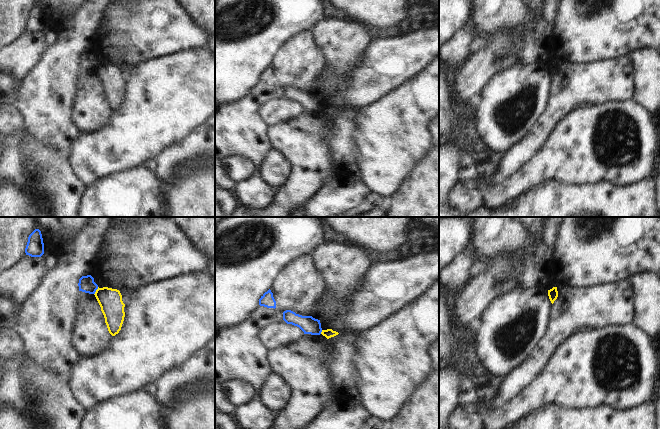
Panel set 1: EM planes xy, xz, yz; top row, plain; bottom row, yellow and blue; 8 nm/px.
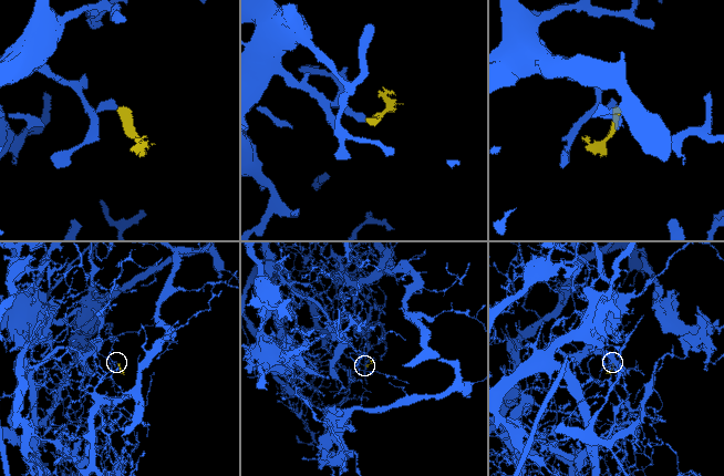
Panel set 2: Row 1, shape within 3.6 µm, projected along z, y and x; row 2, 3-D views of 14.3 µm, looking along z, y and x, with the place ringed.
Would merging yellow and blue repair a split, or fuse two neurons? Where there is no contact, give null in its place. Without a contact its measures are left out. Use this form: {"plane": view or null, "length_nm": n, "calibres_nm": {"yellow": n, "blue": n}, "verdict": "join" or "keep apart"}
{"plane": "xy", "length_nm": 70, "calibres_nm": {"yellow": 190, "blue": 130}, "verdict": "keep apart"}

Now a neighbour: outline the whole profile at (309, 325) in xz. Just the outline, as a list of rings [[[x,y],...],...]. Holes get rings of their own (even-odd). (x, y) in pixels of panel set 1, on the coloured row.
[[[291,310],[283,312],[283,320],[287,324],[299,327],[304,334],[320,335],[322,332],[320,320],[312,316],[302,316]]]

